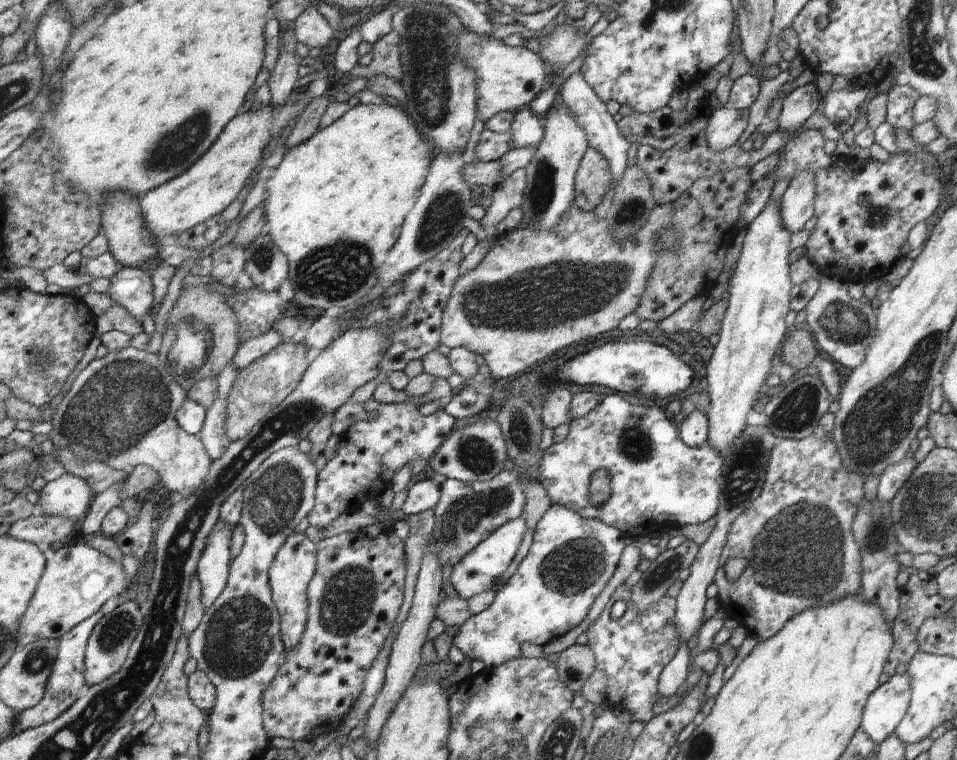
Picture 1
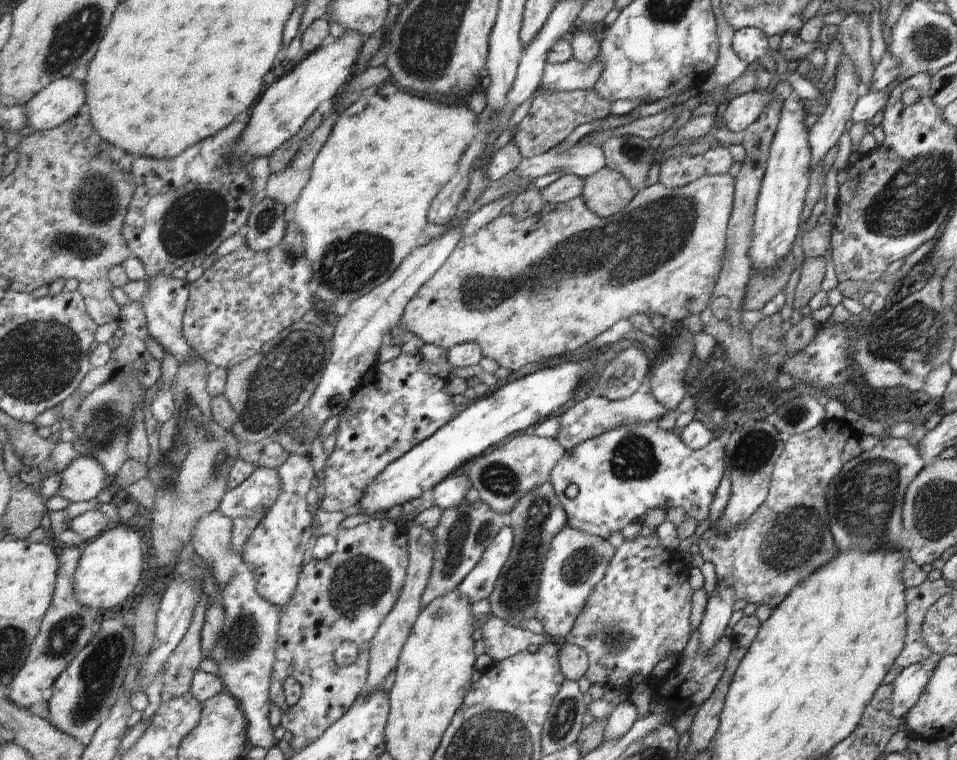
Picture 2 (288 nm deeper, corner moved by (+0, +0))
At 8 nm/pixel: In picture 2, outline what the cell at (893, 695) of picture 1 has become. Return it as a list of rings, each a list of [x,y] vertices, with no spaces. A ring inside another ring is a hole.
[[[929,656],[921,664],[913,664],[901,670],[901,674],[893,682],[893,696],[891,696],[891,714],[893,718],[903,720],[909,708],[913,708],[925,690],[925,684],[931,678],[931,672],[937,664],[939,656]]]

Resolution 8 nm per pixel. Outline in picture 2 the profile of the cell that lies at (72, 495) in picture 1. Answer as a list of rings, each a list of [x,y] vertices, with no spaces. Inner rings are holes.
[[[79,456],[79,458],[75,458],[65,468],[65,472],[61,474],[61,480],[63,480],[63,484],[59,488],[59,494],[69,502],[89,502],[89,500],[95,500],[103,490],[111,490],[111,484],[107,484],[109,472],[105,470],[105,466],[95,456]]]

